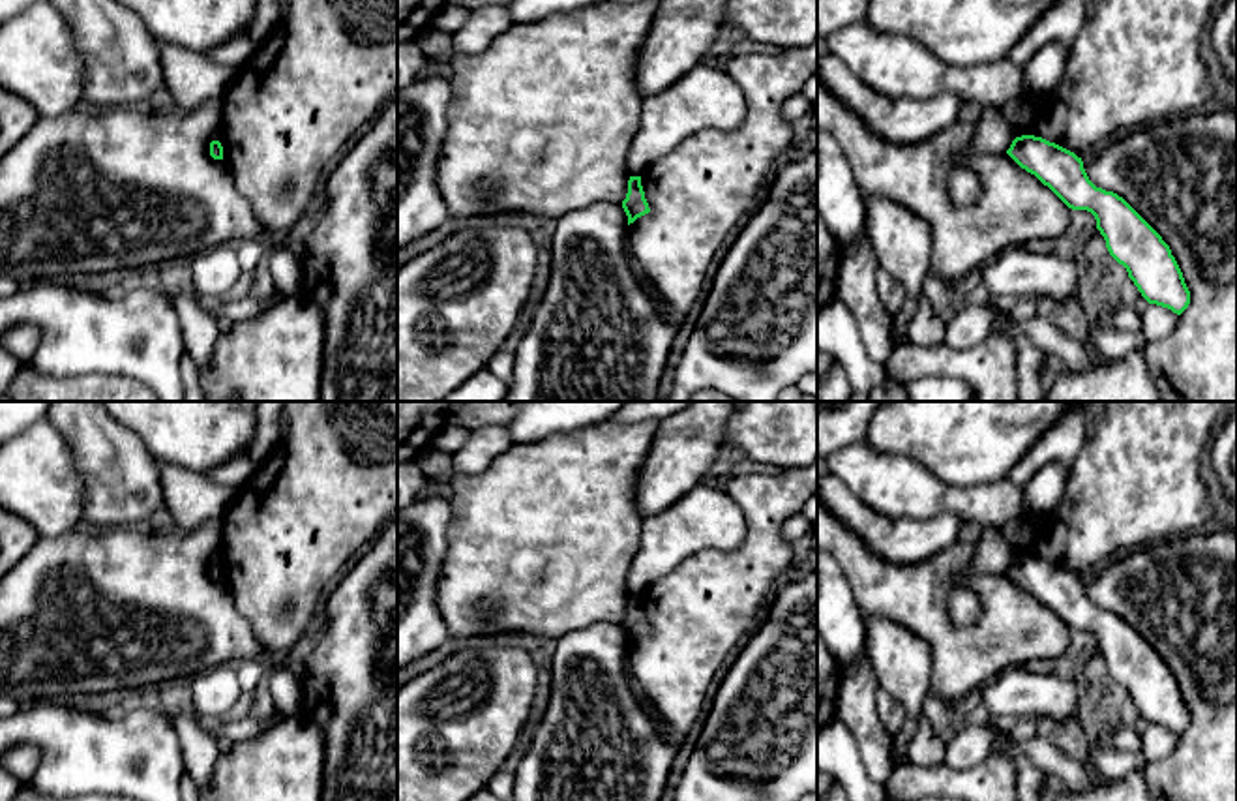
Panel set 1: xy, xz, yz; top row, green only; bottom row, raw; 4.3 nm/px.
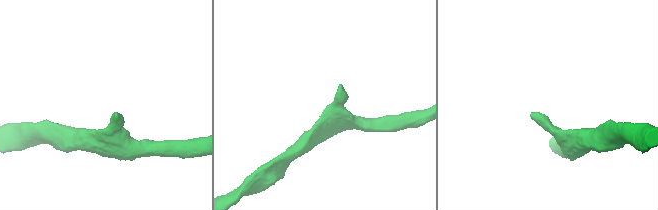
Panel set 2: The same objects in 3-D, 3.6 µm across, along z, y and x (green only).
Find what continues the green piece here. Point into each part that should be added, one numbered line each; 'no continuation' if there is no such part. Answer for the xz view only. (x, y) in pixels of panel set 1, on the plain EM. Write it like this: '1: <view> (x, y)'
no continuation

